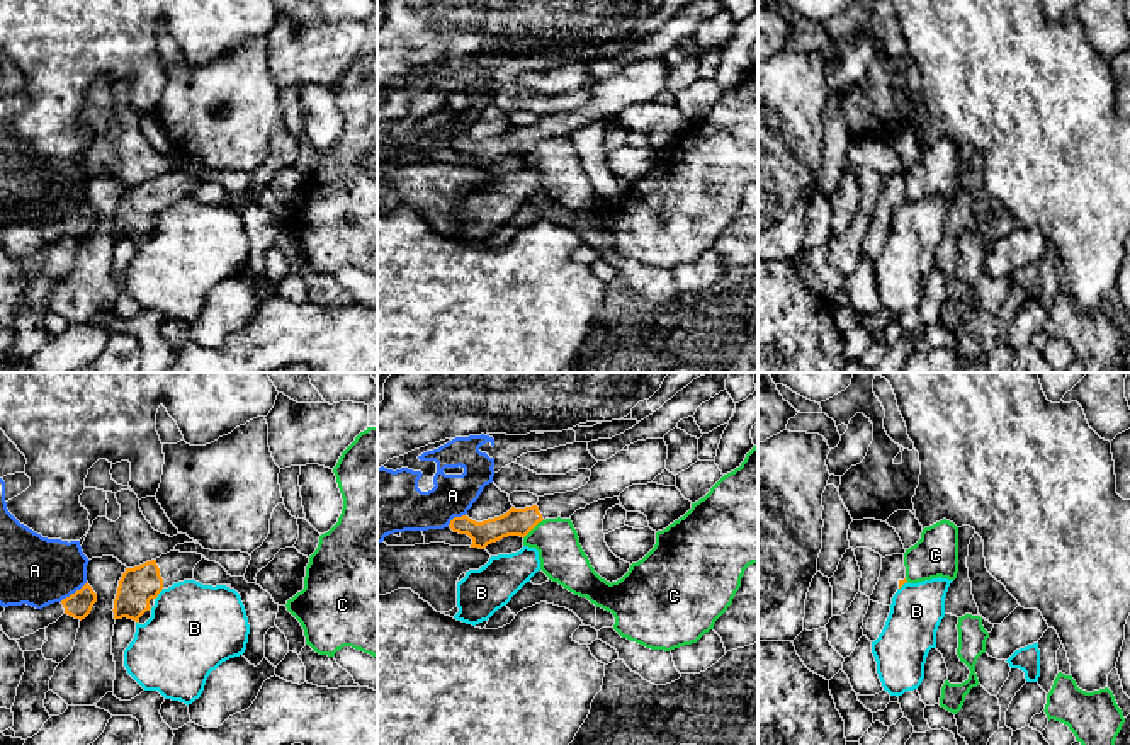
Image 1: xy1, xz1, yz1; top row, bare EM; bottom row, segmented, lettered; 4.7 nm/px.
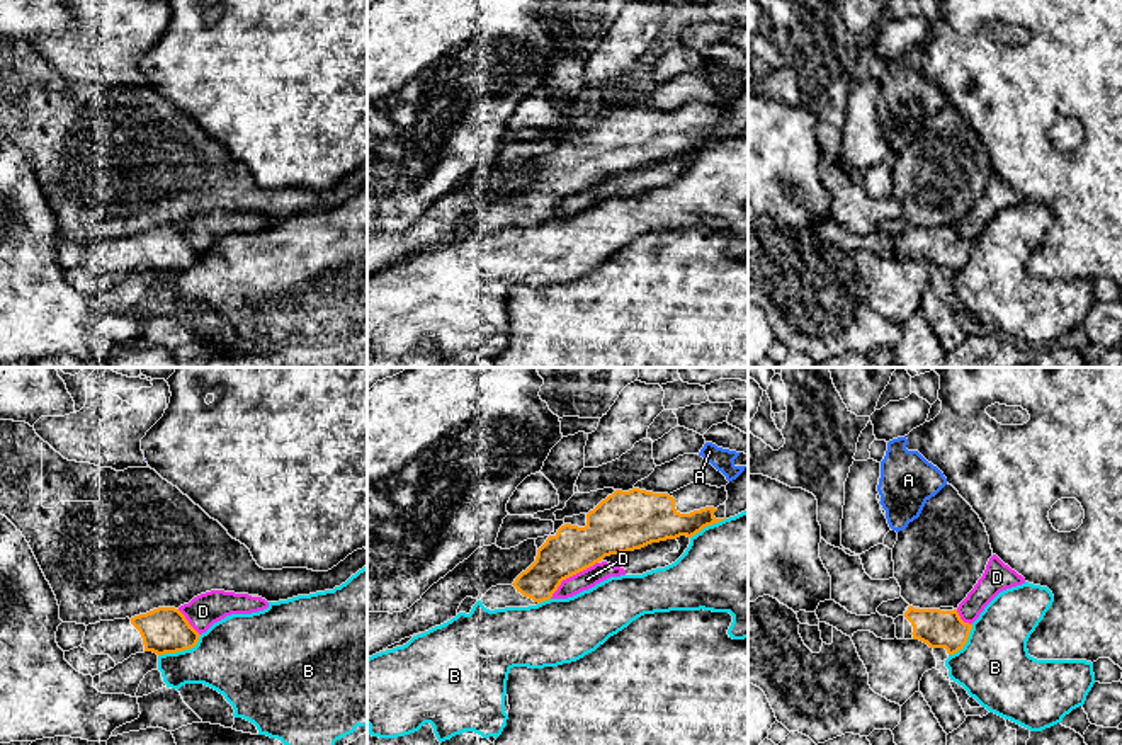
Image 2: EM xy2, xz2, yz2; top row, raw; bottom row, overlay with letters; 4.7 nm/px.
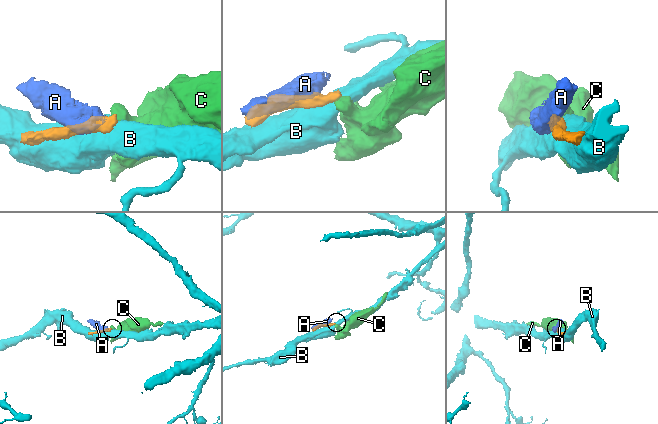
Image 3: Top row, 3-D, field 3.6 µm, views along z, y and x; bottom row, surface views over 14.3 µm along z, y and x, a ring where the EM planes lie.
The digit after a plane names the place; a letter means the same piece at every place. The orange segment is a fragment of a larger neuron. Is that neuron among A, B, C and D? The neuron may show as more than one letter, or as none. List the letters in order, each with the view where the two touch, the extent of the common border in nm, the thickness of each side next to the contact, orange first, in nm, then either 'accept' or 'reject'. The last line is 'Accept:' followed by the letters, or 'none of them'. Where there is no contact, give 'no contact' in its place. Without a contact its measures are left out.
A: xy1 | 160 nm | 120/320 nm | reject
B: xy2 | 240 nm | 220/360 nm | reject
C: xz1 | 130 nm | 130/220 nm | reject
D: xz2 | 280 nm | 220/90 nm | reject
Accept: none of them

